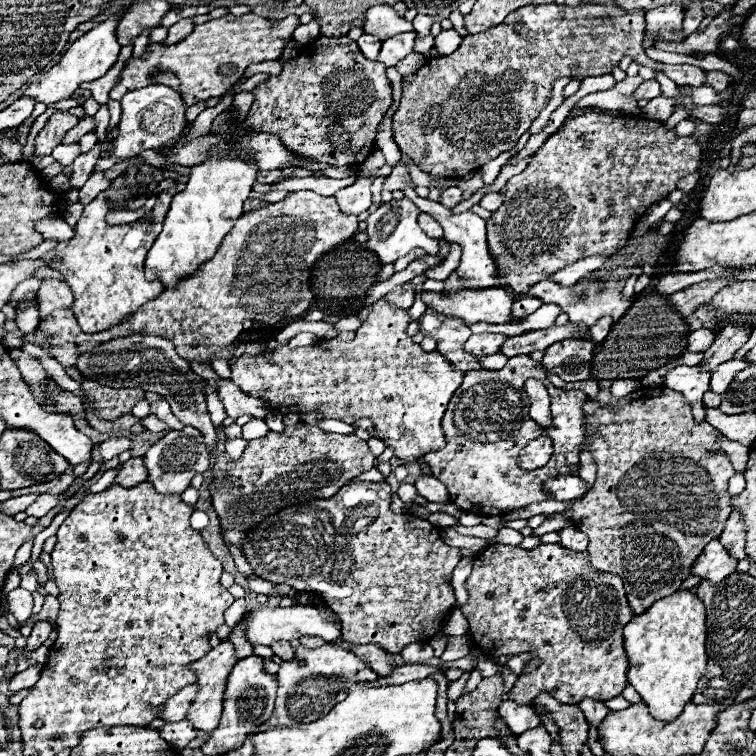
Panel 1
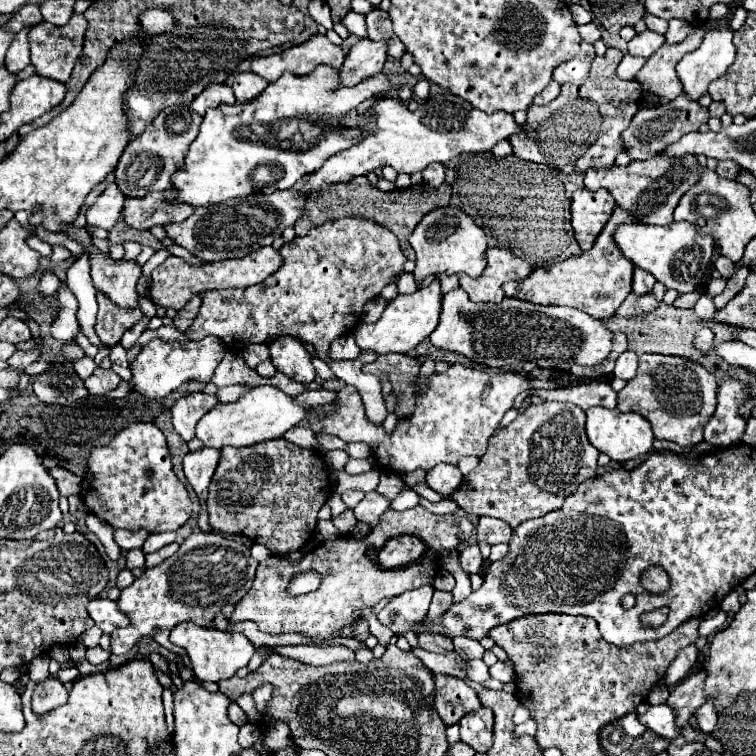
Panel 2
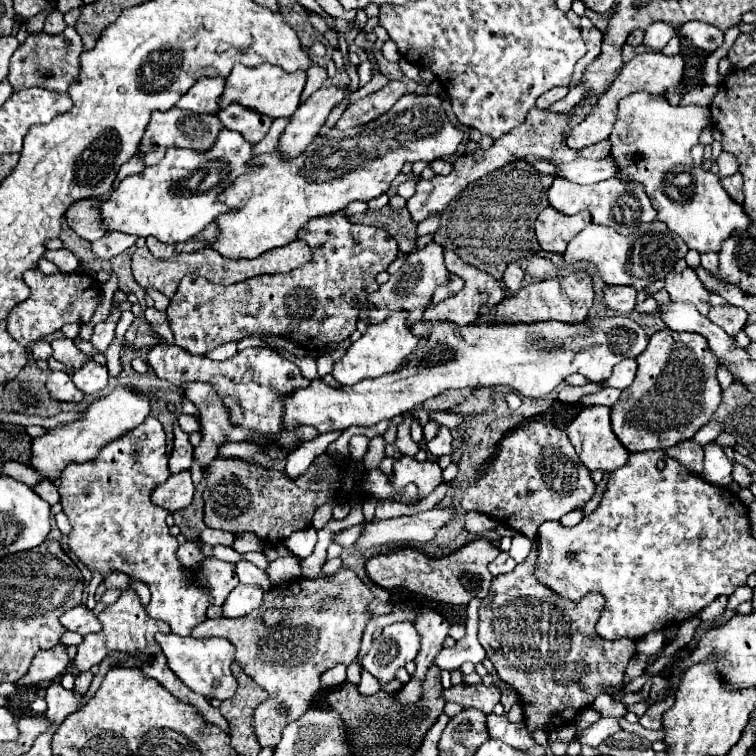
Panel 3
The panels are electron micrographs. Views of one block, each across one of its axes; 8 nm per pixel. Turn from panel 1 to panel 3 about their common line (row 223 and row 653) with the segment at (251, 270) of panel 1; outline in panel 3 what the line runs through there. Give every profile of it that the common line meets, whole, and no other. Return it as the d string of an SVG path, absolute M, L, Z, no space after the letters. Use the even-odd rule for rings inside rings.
M342 566L332 576L316 580L298 578L286 586L274 586L264 594L262 606L248 616L204 620L204 624L198 624L198 628L192 630L194 638L228 638L236 646L236 662L270 694L270 700L264 700L254 712L254 732L260 746L274 748L280 742L286 724L298 720L310 708L312 696L320 688L320 676L326 670L340 662L348 666L358 656L364 628L372 618L368 610L372 600L372 590L350 568ZM328 596L336 598L336 604L330 610L318 612L314 608L316 602ZM268 608L286 608L292 610L292 616L274 628L266 628L262 622L262 610Z

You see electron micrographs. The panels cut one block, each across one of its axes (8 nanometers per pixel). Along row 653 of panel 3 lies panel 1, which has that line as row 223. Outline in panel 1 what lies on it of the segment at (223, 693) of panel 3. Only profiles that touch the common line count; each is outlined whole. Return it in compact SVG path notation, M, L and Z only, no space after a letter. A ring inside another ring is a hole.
M212 152L200 164L190 166L186 188L174 194L164 220L164 228L154 240L154 246L148 250L148 280L160 278L164 286L174 286L180 278L186 278L200 264L210 260L222 238L240 218L242 204L252 192L252 184L256 182L256 172L256 164L240 160L236 156L220 156L218 152Z

